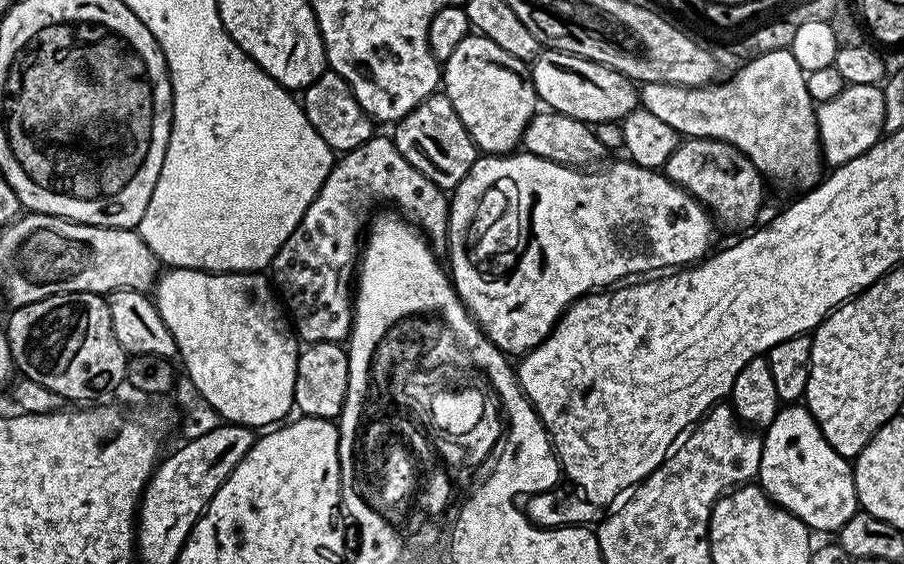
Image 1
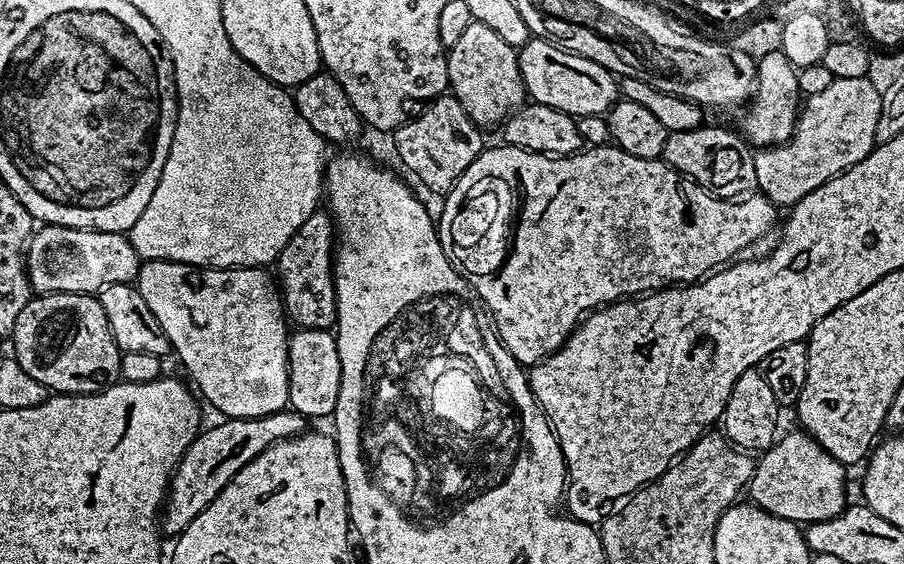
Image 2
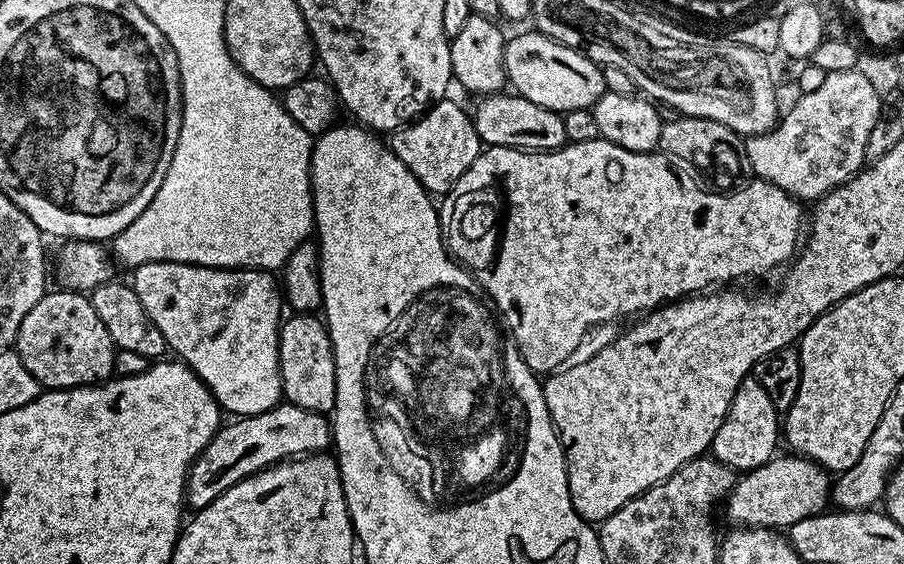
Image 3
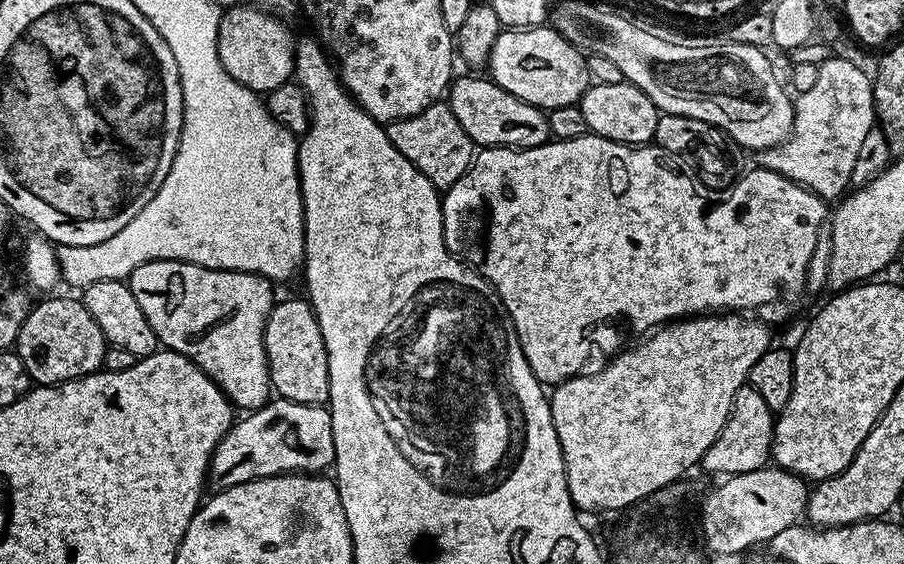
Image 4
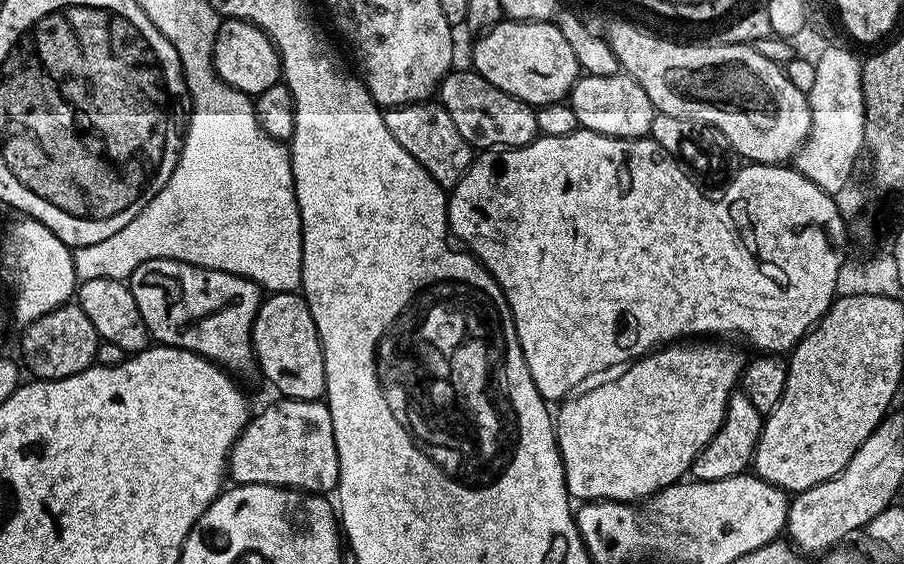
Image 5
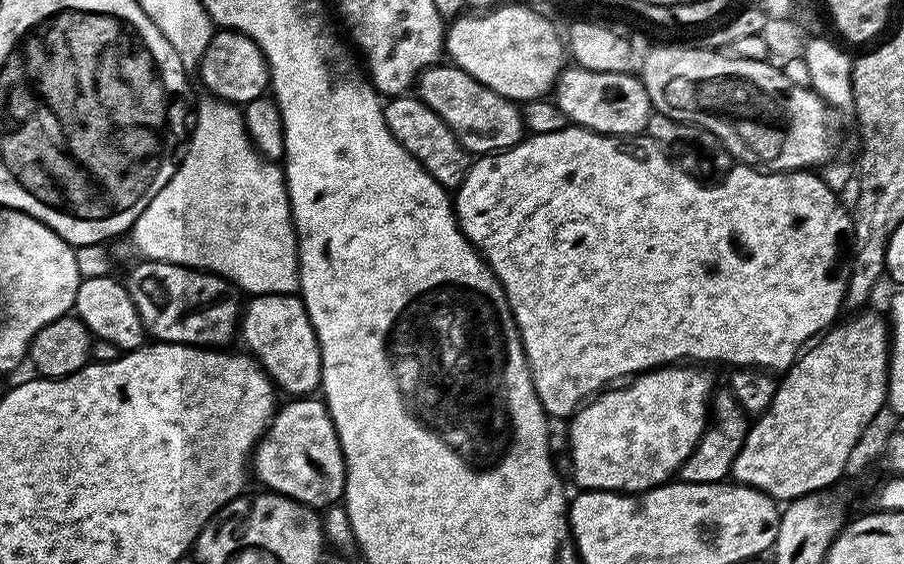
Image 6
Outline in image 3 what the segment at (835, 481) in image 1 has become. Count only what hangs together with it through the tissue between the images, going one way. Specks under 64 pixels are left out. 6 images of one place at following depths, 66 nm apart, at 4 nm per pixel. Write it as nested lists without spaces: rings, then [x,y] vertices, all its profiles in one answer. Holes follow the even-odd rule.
[[[777,454],[737,479],[726,497],[728,516],[733,520],[733,525],[788,530],[792,524],[807,516],[823,513],[829,507],[829,473],[806,456],[787,455]]]

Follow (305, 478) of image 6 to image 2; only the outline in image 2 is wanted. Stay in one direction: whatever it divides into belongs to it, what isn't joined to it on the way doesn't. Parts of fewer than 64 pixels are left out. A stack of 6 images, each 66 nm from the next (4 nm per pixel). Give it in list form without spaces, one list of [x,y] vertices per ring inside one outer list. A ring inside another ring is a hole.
[[[291,410],[272,413],[262,418],[224,418],[219,422],[221,424],[216,424],[213,428],[205,427],[201,431],[172,473],[162,509],[162,528],[165,533],[183,532],[194,518],[198,518],[198,514],[202,514],[202,510],[206,510],[206,506],[210,506],[210,502],[214,502],[214,498],[232,481],[234,474],[242,470],[242,466],[258,458],[258,454],[262,454],[270,445],[299,436],[306,428],[305,417]]]

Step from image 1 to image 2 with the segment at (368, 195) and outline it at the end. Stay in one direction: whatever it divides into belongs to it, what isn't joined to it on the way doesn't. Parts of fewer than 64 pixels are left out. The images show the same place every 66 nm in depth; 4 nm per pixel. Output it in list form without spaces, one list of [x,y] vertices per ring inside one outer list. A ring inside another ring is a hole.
[[[327,211],[312,212],[310,218],[298,226],[294,238],[286,242],[282,254],[276,259],[274,276],[278,281],[287,319],[293,325],[296,323],[300,328],[326,329],[335,325],[334,221]]]

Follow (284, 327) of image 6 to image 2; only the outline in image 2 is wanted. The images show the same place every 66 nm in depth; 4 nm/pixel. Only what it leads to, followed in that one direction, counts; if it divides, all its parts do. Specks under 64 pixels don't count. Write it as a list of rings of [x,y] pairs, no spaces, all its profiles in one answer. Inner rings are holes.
[[[300,328],[288,337],[288,404],[298,415],[331,417],[342,386],[342,358],[338,358],[336,337],[326,328]]]

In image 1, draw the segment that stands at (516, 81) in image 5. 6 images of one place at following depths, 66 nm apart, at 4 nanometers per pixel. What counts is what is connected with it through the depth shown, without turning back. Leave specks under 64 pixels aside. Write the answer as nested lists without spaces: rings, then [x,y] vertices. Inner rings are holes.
[[[541,51],[530,64],[536,95],[553,112],[573,116],[589,126],[602,122],[623,121],[638,107],[638,88],[628,77],[593,60],[584,60],[569,52]]]

